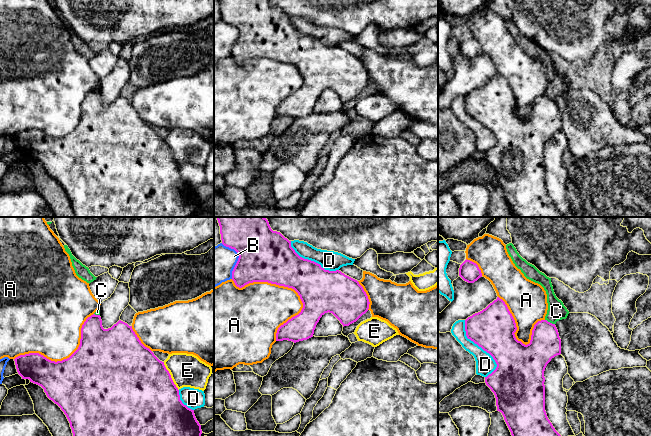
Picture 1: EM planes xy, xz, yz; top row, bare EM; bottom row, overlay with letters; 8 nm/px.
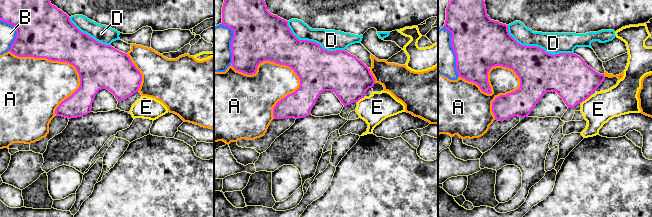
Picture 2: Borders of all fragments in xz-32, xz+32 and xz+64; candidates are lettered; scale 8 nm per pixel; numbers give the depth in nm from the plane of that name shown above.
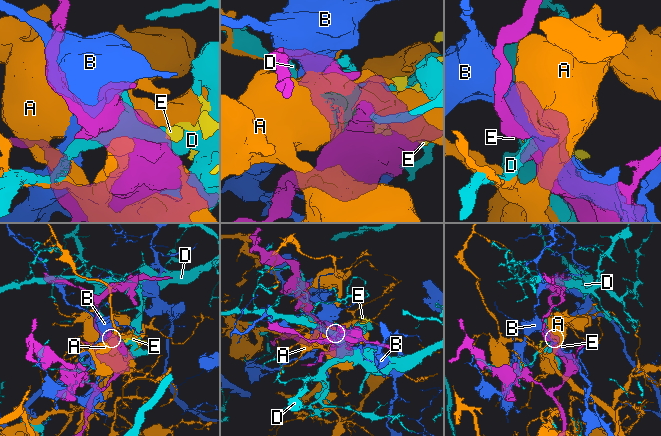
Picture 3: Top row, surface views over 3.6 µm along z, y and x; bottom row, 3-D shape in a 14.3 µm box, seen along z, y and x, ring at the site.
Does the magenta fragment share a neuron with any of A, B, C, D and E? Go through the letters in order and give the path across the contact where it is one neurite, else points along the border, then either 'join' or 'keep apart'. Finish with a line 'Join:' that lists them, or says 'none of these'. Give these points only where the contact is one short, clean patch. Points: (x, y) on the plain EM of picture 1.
A: keep apart
B: keep apart
C: keep apart
D: keep apart
E: keep apart
Join: none of these

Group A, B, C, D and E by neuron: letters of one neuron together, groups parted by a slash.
A / B / C / D / E

